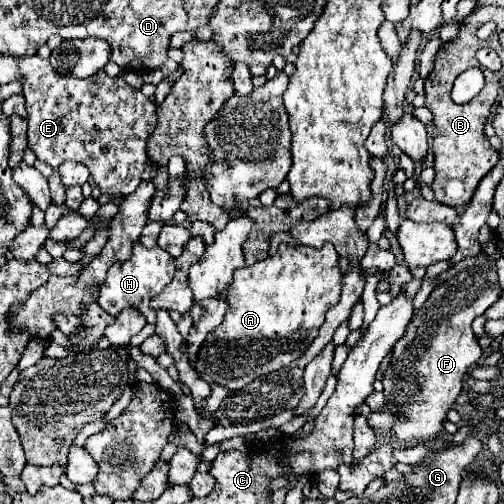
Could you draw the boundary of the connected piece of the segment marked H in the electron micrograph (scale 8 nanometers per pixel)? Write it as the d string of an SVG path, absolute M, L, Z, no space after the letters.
M134 243L132 249L132 259L126 263L114 263L108 269L106 281L100 287L100 305L104 311L118 315L122 309L126 307L134 307L138 311L142 311L142 315L146 317L148 323L156 323L156 313L150 307L150 301L170 283L174 275L174 257L170 257L170 253L166 253L162 247L152 247L146 249L140 243Z

